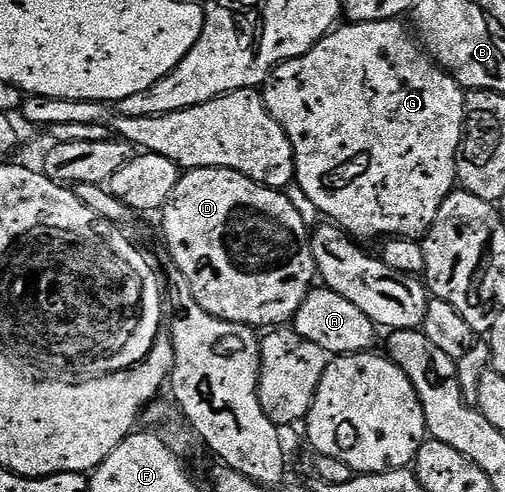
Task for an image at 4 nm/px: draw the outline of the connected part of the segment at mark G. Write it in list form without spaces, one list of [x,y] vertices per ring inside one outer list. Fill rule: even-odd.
[[[403,20],[395,21],[357,21],[344,23],[333,28],[306,55],[284,61],[272,70],[268,80],[262,86],[264,105],[268,113],[286,131],[292,148],[292,158],[296,164],[295,188],[304,192],[304,197],[320,213],[325,213],[331,224],[339,225],[349,237],[380,237],[395,239],[398,237],[423,238],[434,223],[442,203],[457,188],[456,154],[460,152],[460,140],[464,134],[464,98],[465,90],[460,88],[456,78],[441,69],[427,52],[421,42],[404,26]]]

